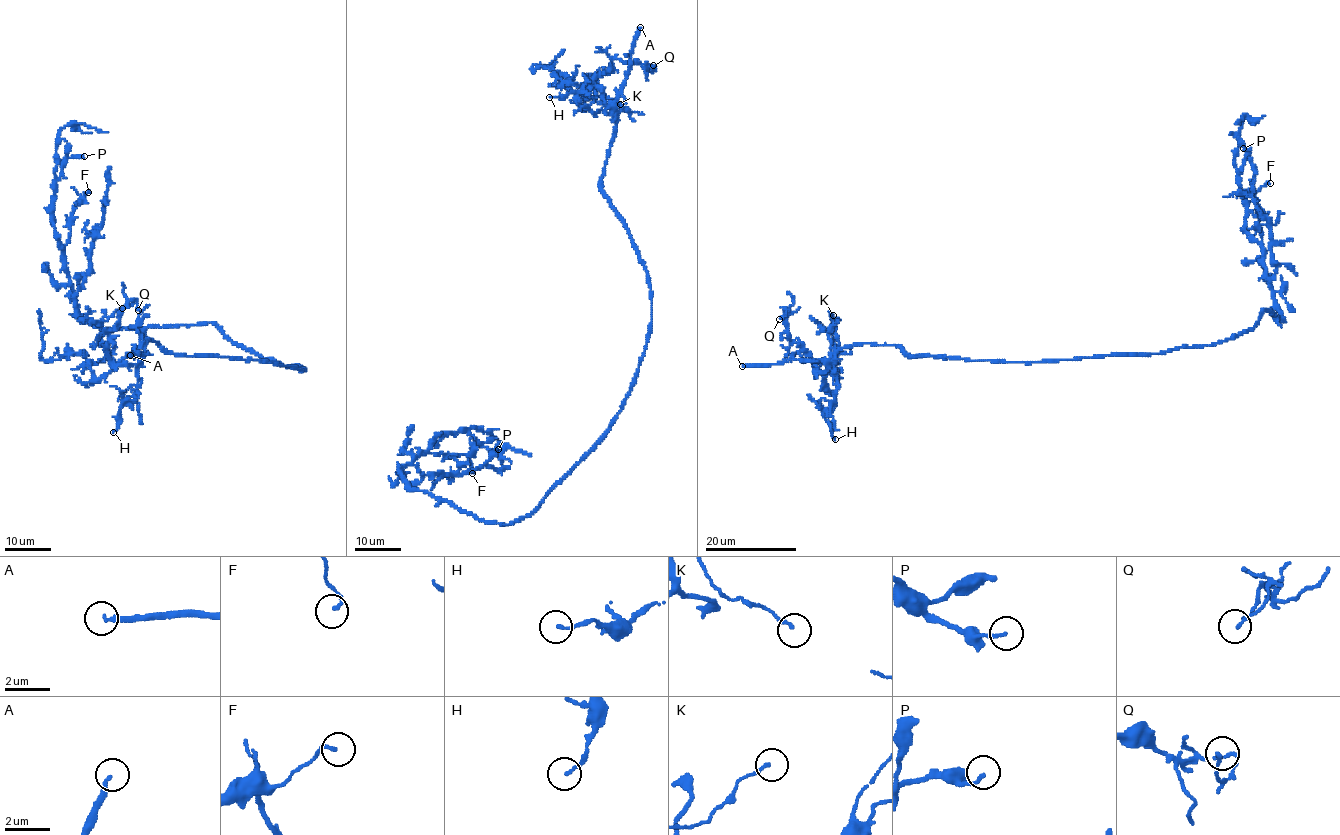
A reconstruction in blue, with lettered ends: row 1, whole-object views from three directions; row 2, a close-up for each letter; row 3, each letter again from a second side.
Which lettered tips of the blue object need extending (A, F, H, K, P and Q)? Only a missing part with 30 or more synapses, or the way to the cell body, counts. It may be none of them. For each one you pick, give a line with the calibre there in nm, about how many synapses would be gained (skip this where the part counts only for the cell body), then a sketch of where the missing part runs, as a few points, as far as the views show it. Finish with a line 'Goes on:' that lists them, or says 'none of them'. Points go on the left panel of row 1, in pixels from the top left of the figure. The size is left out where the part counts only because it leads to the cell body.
A: Thickness 200 nm. Course of what is missing: (130, 355), (147, 343), (145, 339), (84, 348), (61, 335), (56, 323), (54, 327)
Goes on: A

